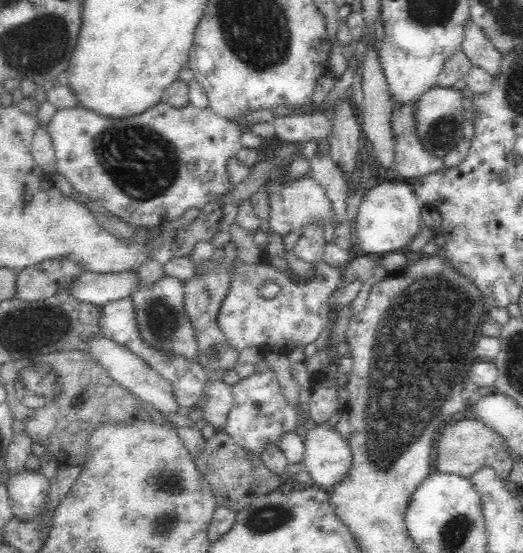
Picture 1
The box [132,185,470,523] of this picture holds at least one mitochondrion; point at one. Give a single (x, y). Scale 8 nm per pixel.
(162, 321)

